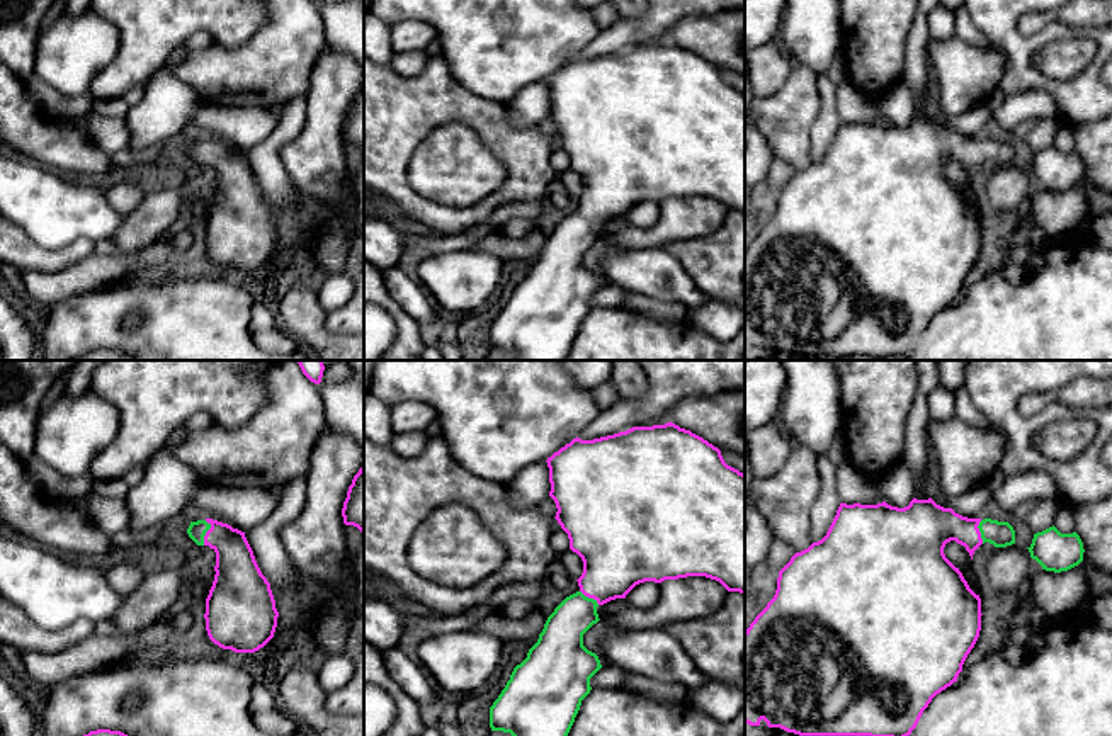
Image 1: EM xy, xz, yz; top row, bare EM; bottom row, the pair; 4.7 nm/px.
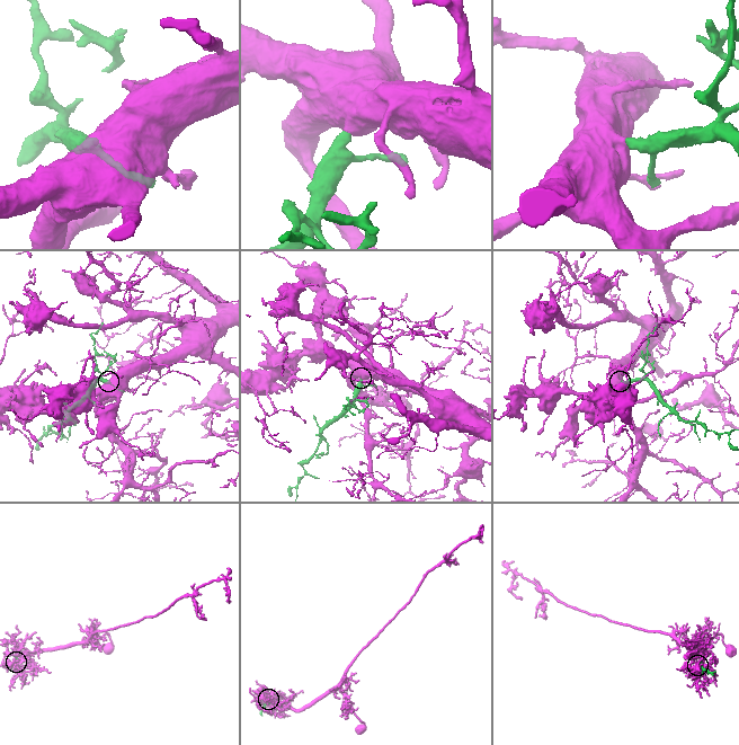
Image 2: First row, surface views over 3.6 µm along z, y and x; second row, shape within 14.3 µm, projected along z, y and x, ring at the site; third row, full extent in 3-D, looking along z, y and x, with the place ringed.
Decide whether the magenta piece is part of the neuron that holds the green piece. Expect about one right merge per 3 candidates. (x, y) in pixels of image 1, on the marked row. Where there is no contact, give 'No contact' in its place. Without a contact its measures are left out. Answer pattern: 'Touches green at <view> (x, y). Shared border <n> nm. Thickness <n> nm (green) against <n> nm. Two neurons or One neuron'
Touches green at xy (206, 531). Shared border 120 nm. Thickness 90 nm (green) against 200 nm. One neuron

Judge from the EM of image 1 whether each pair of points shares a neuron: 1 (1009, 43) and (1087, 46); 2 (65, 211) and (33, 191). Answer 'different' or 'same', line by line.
1: different
2: same

